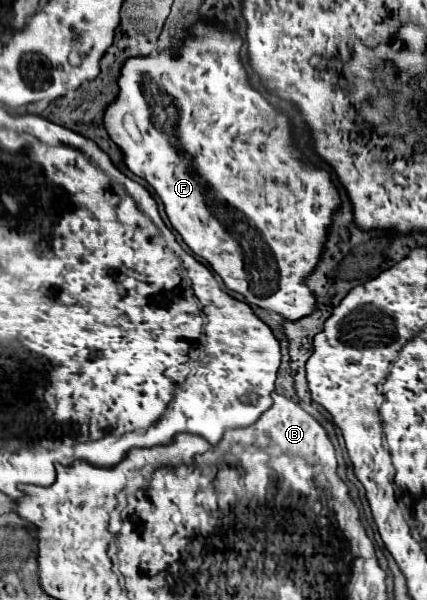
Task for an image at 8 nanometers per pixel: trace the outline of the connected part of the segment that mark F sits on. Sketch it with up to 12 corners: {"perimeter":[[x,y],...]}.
{"perimeter":[[197,22],[105,128],[183,242],[297,320],[339,194]]}

